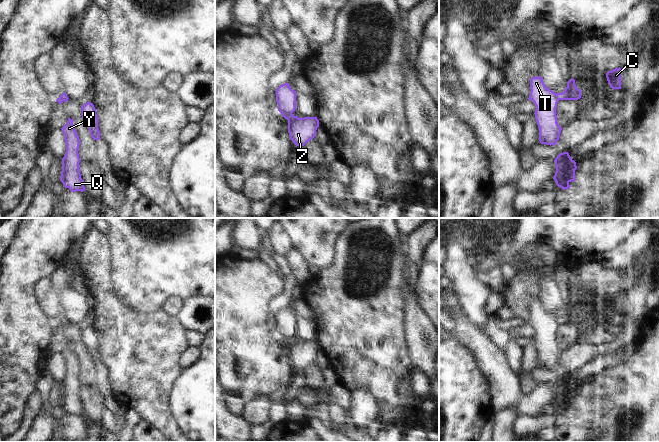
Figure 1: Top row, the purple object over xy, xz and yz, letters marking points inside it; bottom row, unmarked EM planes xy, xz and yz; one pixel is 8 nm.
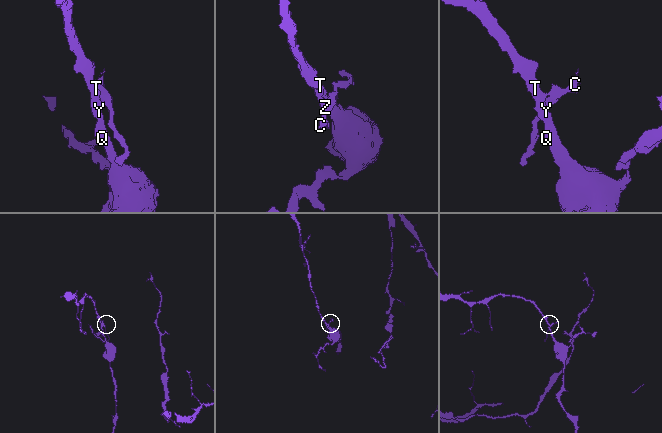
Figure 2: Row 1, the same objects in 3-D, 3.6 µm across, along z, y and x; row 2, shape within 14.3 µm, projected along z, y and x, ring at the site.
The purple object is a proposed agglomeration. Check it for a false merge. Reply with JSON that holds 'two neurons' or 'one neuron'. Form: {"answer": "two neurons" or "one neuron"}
{"answer": "two neurons"}

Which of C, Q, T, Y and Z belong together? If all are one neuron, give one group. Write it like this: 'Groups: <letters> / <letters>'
Groups: C Z / Q T Y.

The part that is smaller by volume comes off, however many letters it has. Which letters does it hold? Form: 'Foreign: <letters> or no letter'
Foreign: C, Z

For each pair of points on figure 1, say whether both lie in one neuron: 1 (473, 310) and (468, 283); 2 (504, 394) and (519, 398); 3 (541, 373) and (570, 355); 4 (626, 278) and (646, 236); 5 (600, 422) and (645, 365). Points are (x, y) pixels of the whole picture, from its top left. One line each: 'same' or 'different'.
1: same
2: same
3: same
4: different
5: same

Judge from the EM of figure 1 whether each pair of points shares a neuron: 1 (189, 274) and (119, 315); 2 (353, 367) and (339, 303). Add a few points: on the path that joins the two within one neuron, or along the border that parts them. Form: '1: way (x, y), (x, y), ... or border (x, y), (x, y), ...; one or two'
1: border (114, 292), (130, 307), (147, 313), (155, 311); two
2: way (353, 351), (353, 319); one

